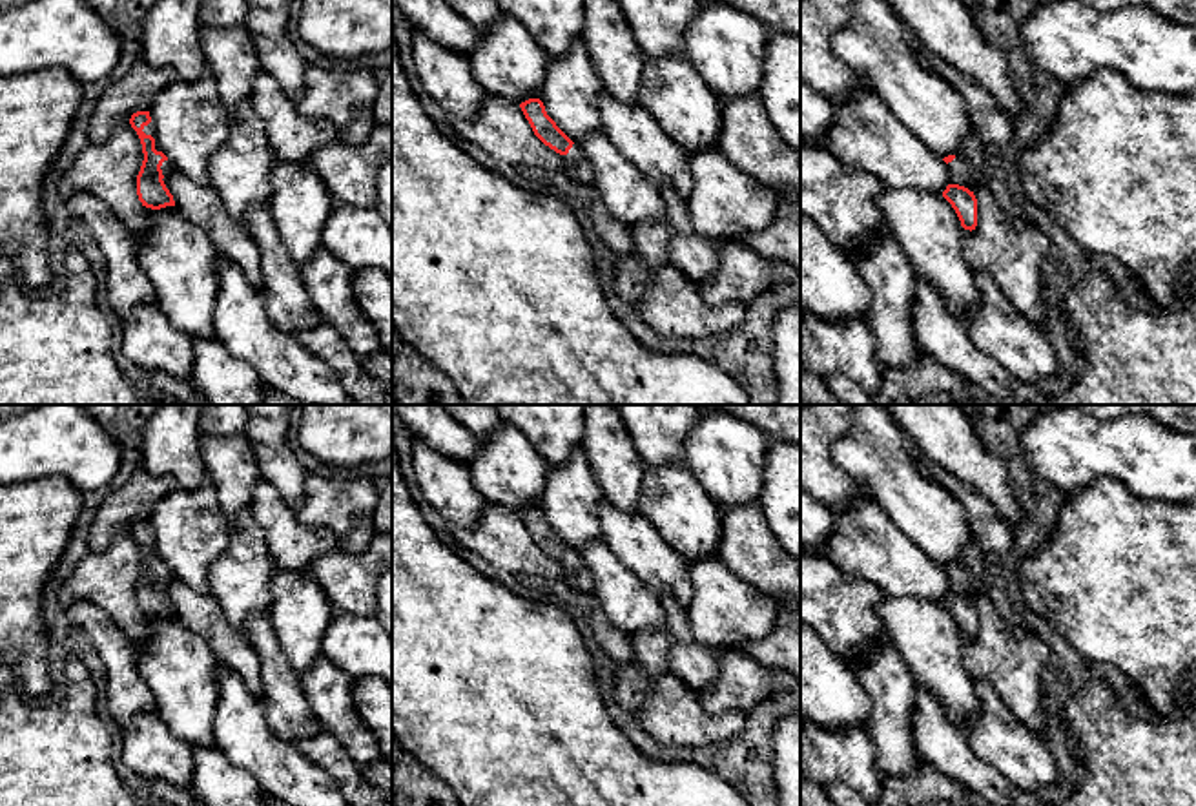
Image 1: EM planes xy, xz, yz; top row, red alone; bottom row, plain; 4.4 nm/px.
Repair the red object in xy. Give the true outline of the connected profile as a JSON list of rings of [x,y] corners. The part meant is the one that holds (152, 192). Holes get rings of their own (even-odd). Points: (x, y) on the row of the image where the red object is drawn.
[[[150,111],[133,113],[129,124],[137,131],[144,153],[144,160],[137,175],[139,201],[142,206],[151,210],[175,206],[173,195],[166,188],[166,179],[177,168],[155,144]]]

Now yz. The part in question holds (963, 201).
[[[972,135],[955,155],[943,159],[952,175],[952,182],[943,191],[943,197],[955,210],[961,226],[970,232],[977,226],[977,199],[972,188],[985,184],[985,155],[985,144],[977,135]]]

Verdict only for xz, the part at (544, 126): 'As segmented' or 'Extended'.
Extended

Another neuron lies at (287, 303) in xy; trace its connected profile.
[[[250,206],[242,224],[259,248],[263,275],[259,294],[268,319],[290,334],[315,326],[323,317],[304,290],[299,264],[284,248],[268,206]]]

